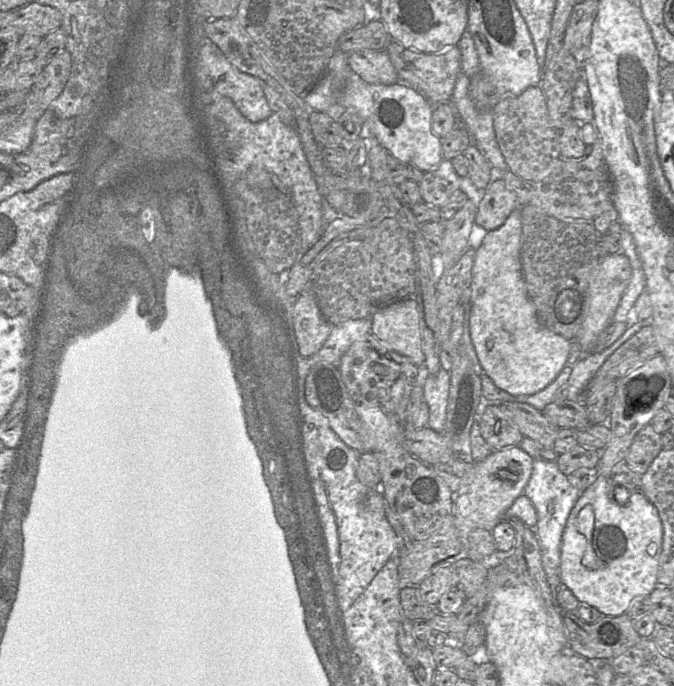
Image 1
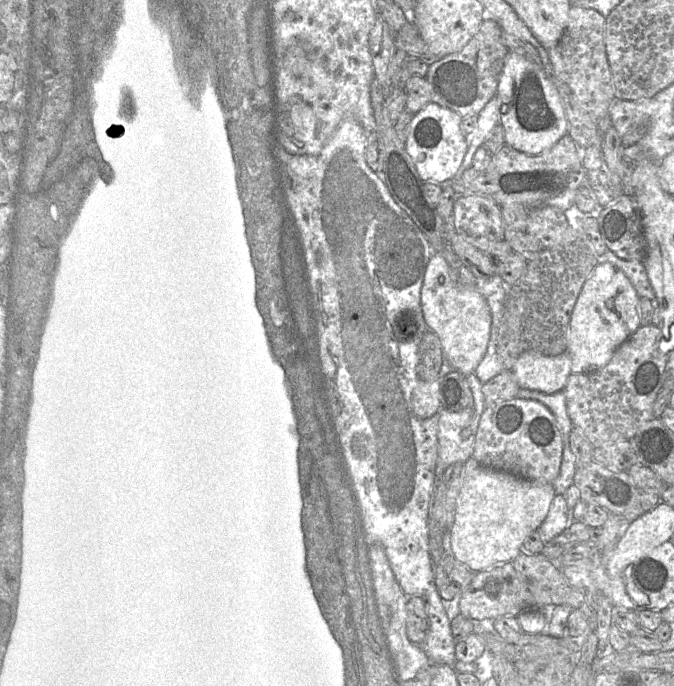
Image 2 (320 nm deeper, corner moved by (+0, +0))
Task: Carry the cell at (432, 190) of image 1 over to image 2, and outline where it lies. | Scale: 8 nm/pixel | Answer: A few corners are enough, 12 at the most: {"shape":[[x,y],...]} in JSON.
{"shape":[[458,196],[457,233],[476,248],[505,241],[492,198]]}

